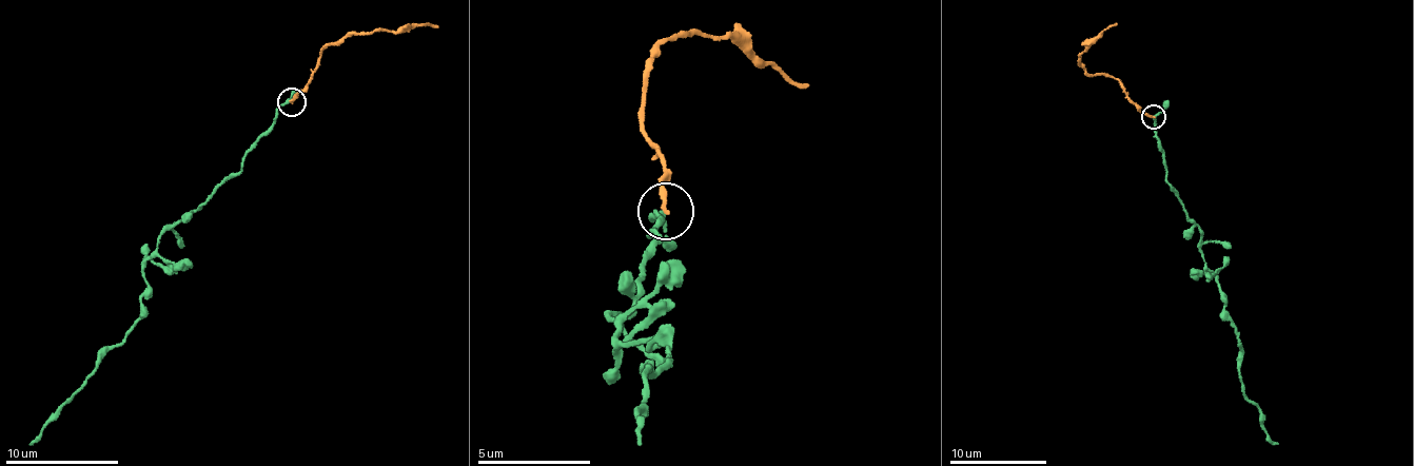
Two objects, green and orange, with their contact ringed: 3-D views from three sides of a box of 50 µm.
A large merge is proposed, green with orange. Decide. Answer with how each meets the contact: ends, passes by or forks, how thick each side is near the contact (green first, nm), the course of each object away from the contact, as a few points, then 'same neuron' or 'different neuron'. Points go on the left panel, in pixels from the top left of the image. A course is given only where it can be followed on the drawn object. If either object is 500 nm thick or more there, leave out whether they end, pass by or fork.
green passes by | orange ends | 180/200 nm | green via (291, 102), (277, 109), (240, 171), (158, 237), (143, 272), (149, 292), (139, 319), (31, 445) | orange via (291, 102), (301, 91), (321, 49), (378, 28), (405, 33), (409, 27), (436, 26) | same neuron

